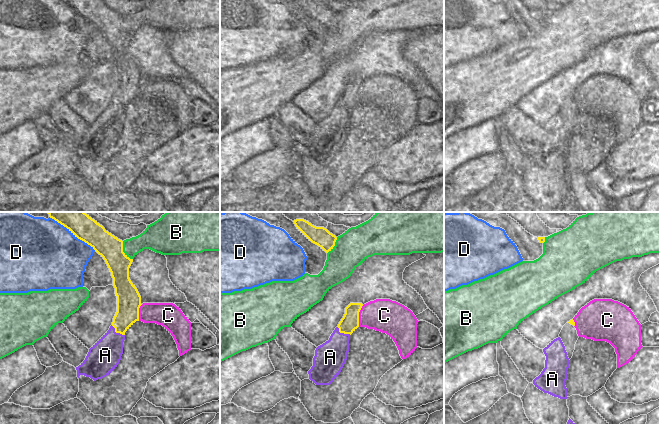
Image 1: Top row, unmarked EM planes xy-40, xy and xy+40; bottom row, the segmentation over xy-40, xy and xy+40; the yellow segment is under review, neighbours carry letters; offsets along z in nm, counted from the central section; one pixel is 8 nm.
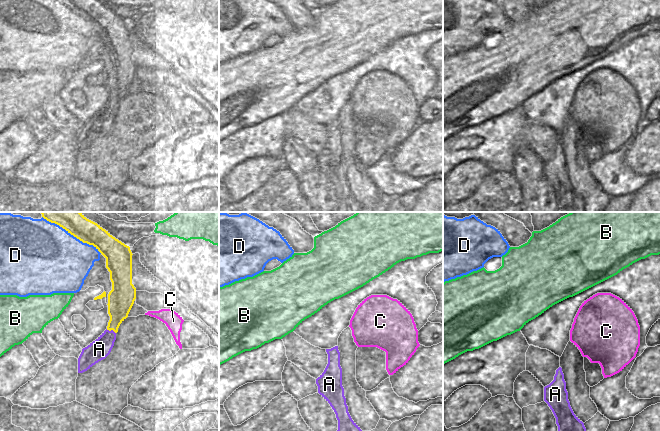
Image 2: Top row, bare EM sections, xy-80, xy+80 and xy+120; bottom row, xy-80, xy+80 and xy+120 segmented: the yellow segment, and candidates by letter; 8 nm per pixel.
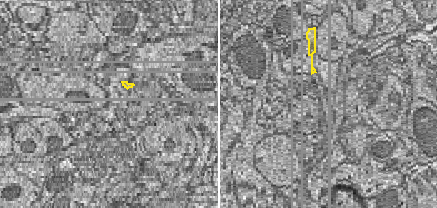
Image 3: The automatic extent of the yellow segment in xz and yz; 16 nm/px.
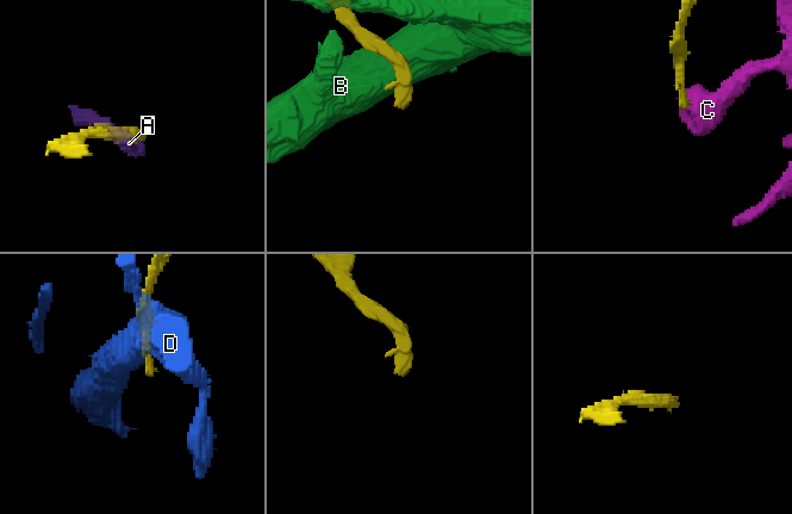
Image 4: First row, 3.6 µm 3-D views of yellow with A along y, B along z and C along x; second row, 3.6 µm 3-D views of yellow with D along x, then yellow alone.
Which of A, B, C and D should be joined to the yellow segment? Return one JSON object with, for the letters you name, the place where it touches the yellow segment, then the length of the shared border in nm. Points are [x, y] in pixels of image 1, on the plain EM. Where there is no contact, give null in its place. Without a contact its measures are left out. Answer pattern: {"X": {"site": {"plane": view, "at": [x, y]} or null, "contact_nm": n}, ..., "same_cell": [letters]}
{"same_cell": []}

